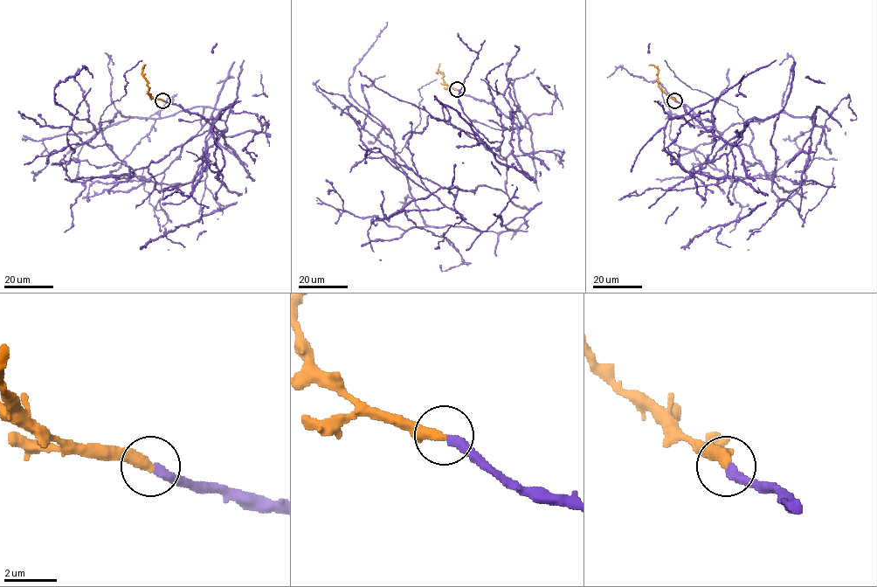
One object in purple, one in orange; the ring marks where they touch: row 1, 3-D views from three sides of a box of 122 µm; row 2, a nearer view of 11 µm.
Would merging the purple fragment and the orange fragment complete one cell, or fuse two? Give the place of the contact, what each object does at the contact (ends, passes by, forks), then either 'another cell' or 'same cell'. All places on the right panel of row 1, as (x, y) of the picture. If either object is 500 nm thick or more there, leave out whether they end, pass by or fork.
(674, 100) | purple ends | orange ends | same cell

